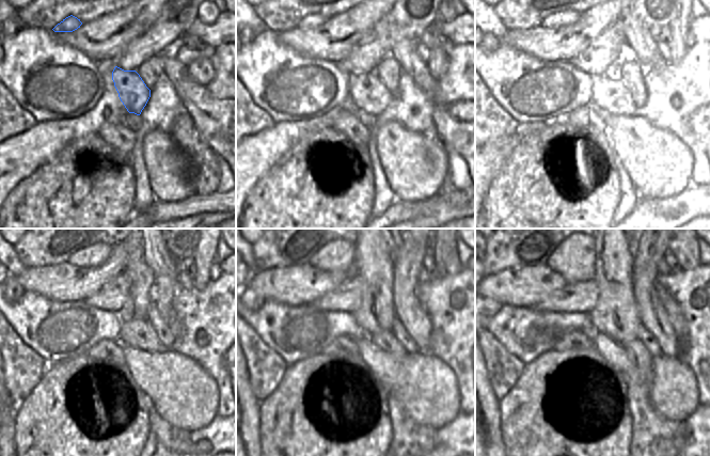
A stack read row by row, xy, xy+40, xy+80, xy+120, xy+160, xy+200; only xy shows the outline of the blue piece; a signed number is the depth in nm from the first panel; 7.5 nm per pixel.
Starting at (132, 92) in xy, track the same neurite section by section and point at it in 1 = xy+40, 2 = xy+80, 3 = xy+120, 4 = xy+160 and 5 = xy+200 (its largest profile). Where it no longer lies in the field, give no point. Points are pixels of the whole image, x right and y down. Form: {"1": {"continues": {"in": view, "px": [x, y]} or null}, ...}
{"1": {"continues": {"in": "xy+40", "px": [367, 91]}}, "2": {"continues": {"in": "xy+80", "px": [612, 95]}}, "3": {"continues": {"in": "xy+120", "px": [137, 333]}}, "4": {"continues": {"in": "xy+160", "px": [387, 341]}}, "5": {"continues": {"in": "xy+200", "px": [656, 440]}}}

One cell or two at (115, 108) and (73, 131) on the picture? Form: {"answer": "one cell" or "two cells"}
{"answer": "one cell"}

